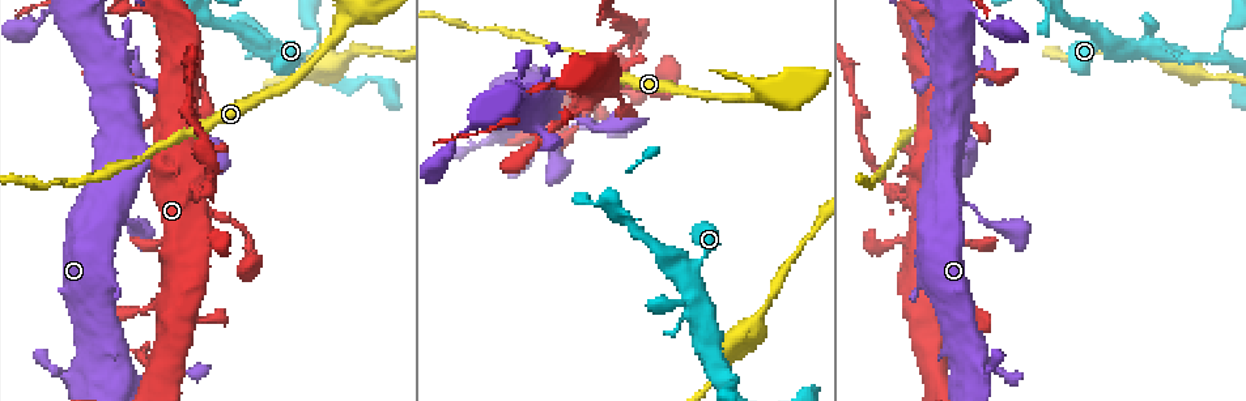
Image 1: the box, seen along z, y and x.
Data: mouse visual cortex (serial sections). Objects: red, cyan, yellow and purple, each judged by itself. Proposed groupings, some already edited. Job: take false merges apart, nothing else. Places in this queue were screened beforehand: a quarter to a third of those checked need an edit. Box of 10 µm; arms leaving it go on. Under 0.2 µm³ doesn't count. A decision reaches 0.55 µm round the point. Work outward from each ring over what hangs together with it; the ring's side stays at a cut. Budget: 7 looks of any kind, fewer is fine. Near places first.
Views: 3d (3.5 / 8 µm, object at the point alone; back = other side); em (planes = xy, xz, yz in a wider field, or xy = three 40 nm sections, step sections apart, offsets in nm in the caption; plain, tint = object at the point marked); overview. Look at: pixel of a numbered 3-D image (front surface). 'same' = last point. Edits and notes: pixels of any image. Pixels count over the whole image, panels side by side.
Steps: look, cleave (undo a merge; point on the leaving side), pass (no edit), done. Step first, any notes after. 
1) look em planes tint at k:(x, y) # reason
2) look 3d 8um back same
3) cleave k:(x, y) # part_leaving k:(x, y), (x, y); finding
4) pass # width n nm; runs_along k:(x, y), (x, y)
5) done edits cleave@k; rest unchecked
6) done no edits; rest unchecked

look 3d 3.5um at 1:(197, 197) # sudden change in width

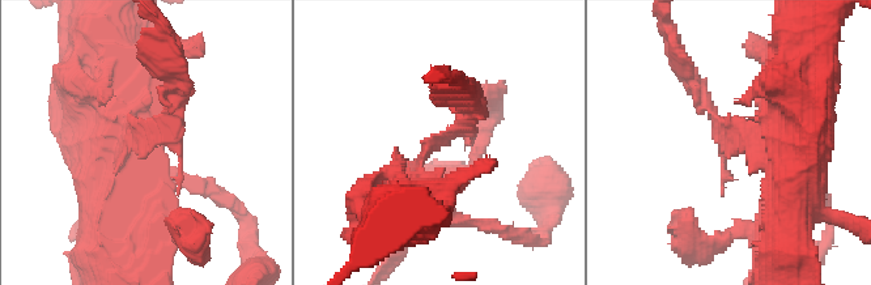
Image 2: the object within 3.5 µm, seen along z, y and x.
look em xy step 5 tint at 2:(439, 141)

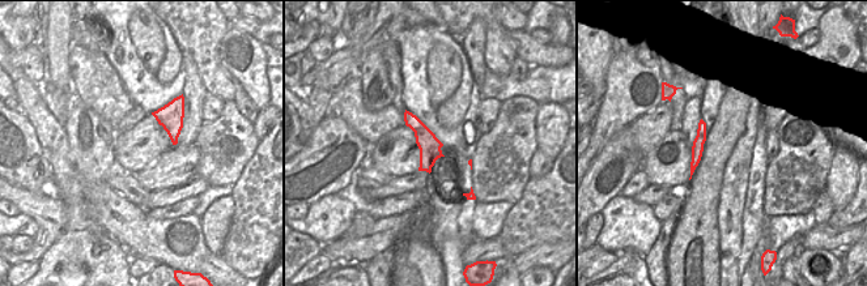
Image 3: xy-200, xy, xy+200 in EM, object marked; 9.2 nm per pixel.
cleave 2:(170, 118) # part_leaving 2:(135, 137), (179, 102), (175, 54); a second cell is stuck on

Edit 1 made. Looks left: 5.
look 3d 8um at 1:(341, 18) # two arms in line, one across

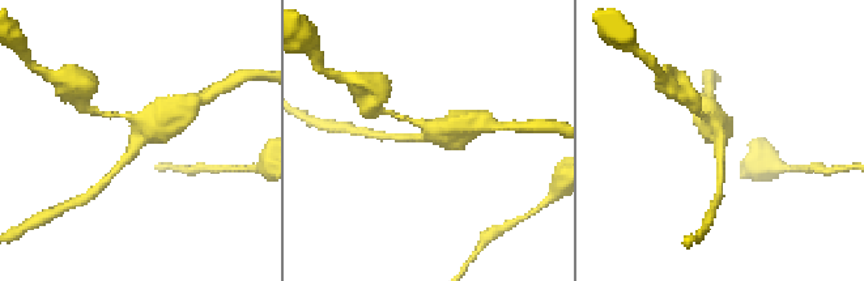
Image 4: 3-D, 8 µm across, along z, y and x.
look em xy step 3 tint same # arms 3; arm_widths 200, 300, 600 nm; shape alone is not enough

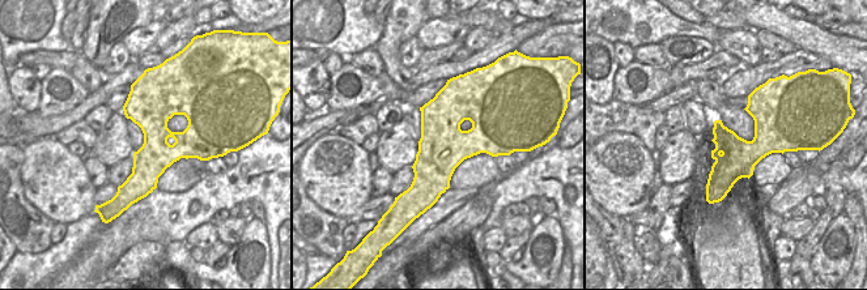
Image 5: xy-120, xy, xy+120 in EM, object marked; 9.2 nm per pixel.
pass # width 650 nm; runs_along 4:(115, 170), (166, 118); all the same cell

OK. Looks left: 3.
look 3d 8um at 1:(723, 380) # sharp bend

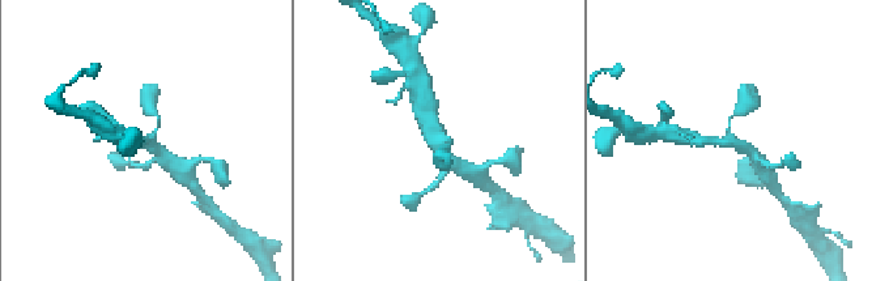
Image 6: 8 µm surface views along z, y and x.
look em xy step 5 tint same # arms 3; arm_widths 100, 300, 350 nm

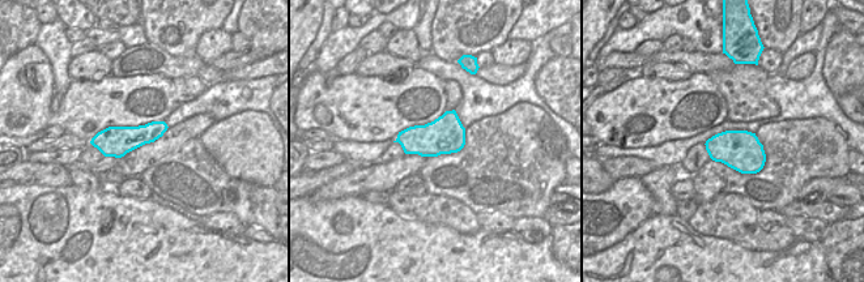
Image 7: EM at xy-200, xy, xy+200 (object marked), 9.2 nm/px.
pass # runs_along 6:(430, 107), (437, 140), (462, 166); one cell here

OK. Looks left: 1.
done edits cleave@2; rest unchecked

